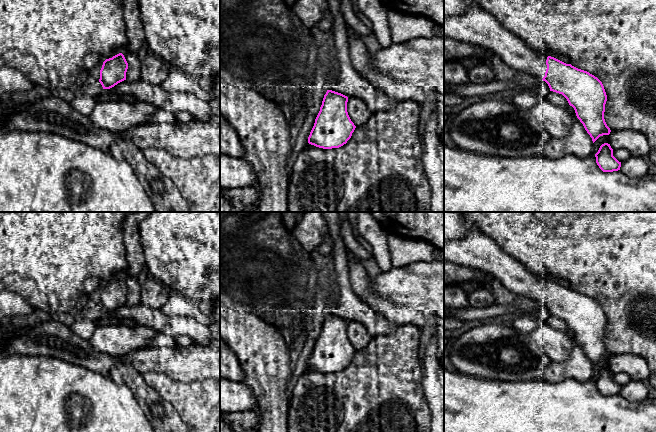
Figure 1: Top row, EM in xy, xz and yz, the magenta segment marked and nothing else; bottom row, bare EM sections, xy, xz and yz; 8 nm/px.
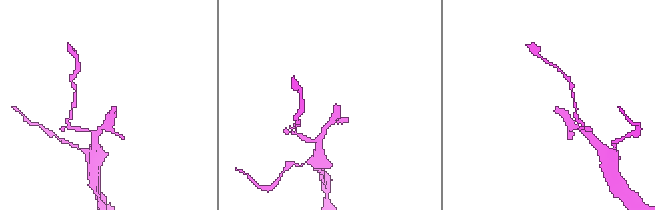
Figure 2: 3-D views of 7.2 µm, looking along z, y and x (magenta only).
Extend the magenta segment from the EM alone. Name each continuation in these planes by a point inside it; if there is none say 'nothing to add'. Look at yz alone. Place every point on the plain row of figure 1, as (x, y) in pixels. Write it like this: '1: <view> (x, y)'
1: yz (478, 250)

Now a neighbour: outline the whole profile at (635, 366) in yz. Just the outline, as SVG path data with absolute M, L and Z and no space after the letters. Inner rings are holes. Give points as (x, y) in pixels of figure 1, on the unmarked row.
M635 354L611 355L609 365L613 374L624 372L633 380L650 379L650 368L641 356Z

